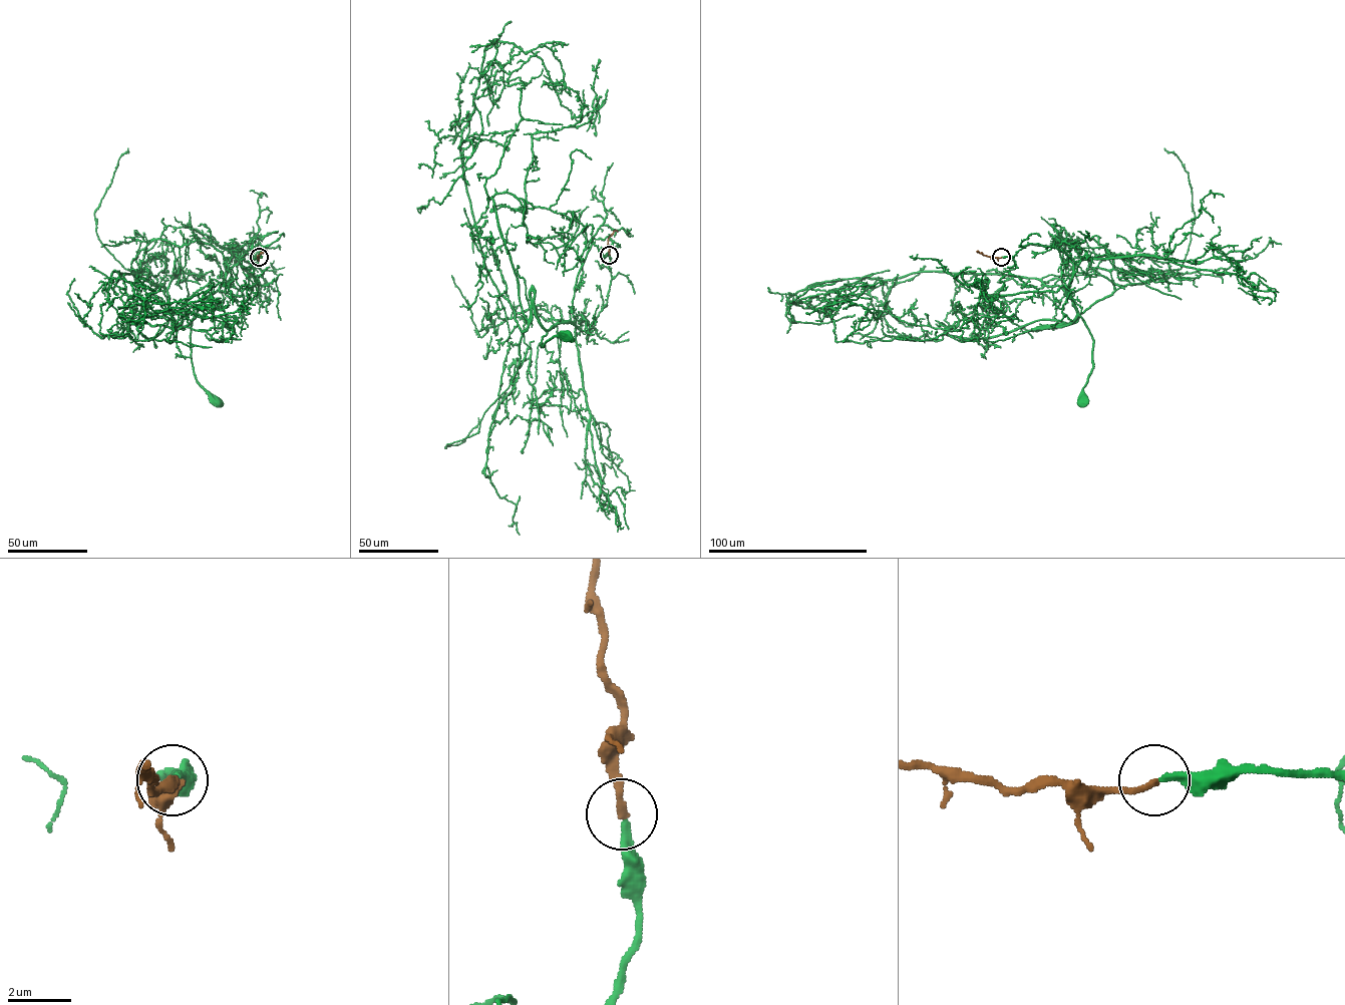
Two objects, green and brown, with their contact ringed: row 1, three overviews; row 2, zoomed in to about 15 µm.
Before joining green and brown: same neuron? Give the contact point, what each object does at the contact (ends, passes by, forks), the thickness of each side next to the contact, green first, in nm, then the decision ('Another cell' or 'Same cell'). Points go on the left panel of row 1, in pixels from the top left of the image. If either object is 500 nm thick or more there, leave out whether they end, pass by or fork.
Place: (259, 257). At the ring green ends. At the ring brown ends. Thickness 260 nm (green) against 200 nm. Same cell

